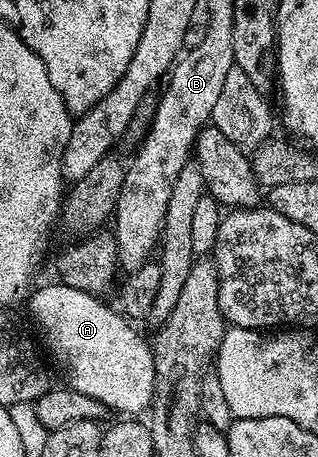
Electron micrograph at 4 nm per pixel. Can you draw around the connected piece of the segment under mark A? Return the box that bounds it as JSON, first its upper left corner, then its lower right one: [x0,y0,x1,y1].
[26,281,156,417]

